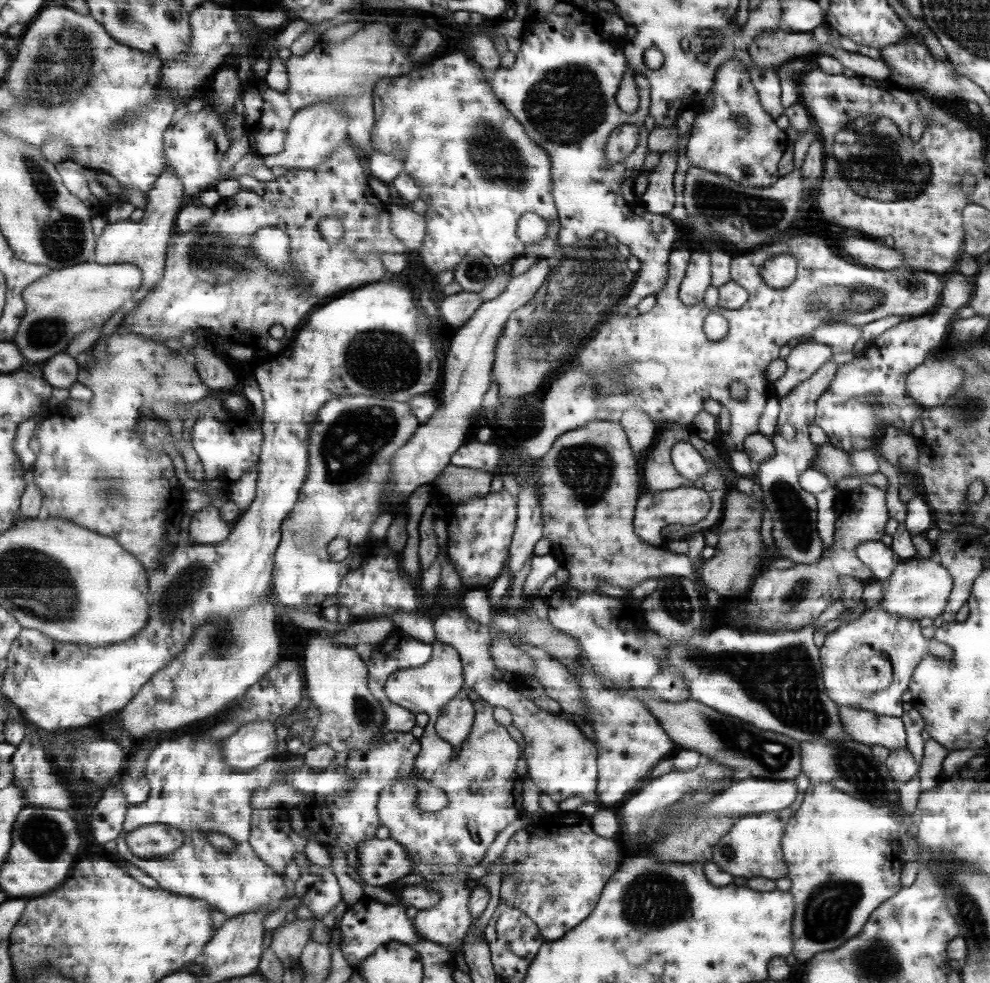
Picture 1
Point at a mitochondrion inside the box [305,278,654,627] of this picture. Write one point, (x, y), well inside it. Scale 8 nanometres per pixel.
(358, 435)

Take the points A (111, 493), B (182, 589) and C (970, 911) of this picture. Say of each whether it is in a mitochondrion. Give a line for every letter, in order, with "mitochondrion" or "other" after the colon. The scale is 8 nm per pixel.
A: mitochondrion
B: mitochondrion
C: mitochondrion

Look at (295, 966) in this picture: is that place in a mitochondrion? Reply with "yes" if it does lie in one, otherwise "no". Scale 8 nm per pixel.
no

